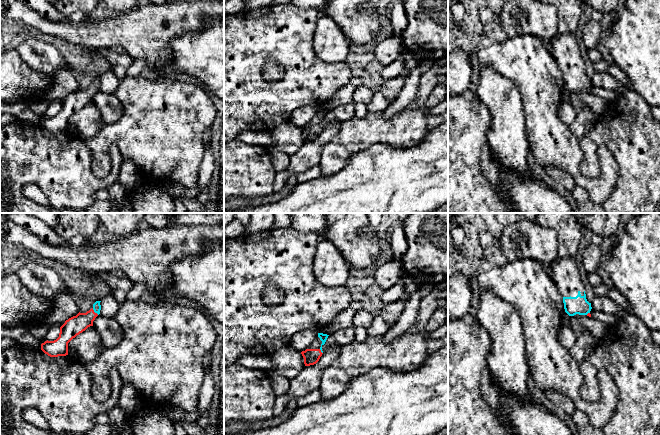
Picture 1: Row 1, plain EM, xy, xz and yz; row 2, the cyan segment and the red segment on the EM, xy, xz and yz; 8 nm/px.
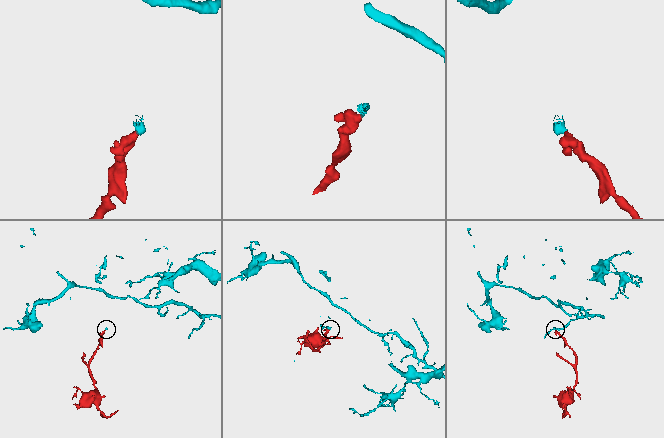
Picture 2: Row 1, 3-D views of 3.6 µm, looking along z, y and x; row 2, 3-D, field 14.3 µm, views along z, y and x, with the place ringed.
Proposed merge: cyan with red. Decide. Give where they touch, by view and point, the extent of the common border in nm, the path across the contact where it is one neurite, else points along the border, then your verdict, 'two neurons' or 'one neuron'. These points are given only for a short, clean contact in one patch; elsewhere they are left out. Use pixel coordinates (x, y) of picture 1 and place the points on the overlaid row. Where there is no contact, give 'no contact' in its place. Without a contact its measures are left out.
meets cyan in xy at (95, 312); contact 80 nm long; runs through xy (96, 306), (95, 312), (75, 325); one neuron

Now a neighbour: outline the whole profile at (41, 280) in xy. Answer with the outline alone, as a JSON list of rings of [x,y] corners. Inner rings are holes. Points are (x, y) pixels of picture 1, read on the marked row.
[[[36,257],[26,258],[16,264],[14,271],[22,283],[34,294],[54,301],[61,292],[72,291],[54,269],[40,263]]]

